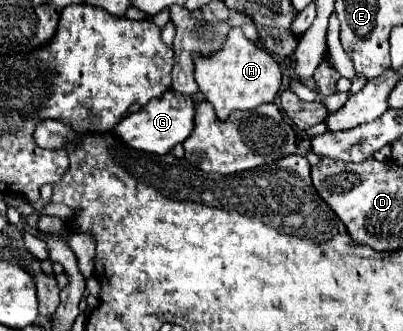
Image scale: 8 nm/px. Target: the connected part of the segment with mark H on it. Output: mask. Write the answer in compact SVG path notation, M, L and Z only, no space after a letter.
M232 29L220 53L210 59L200 57L196 61L194 77L204 97L212 103L220 121L226 121L228 115L236 109L248 111L256 109L258 105L272 103L282 85L282 69L276 59L264 49L258 49L252 41L248 41L240 29Z

